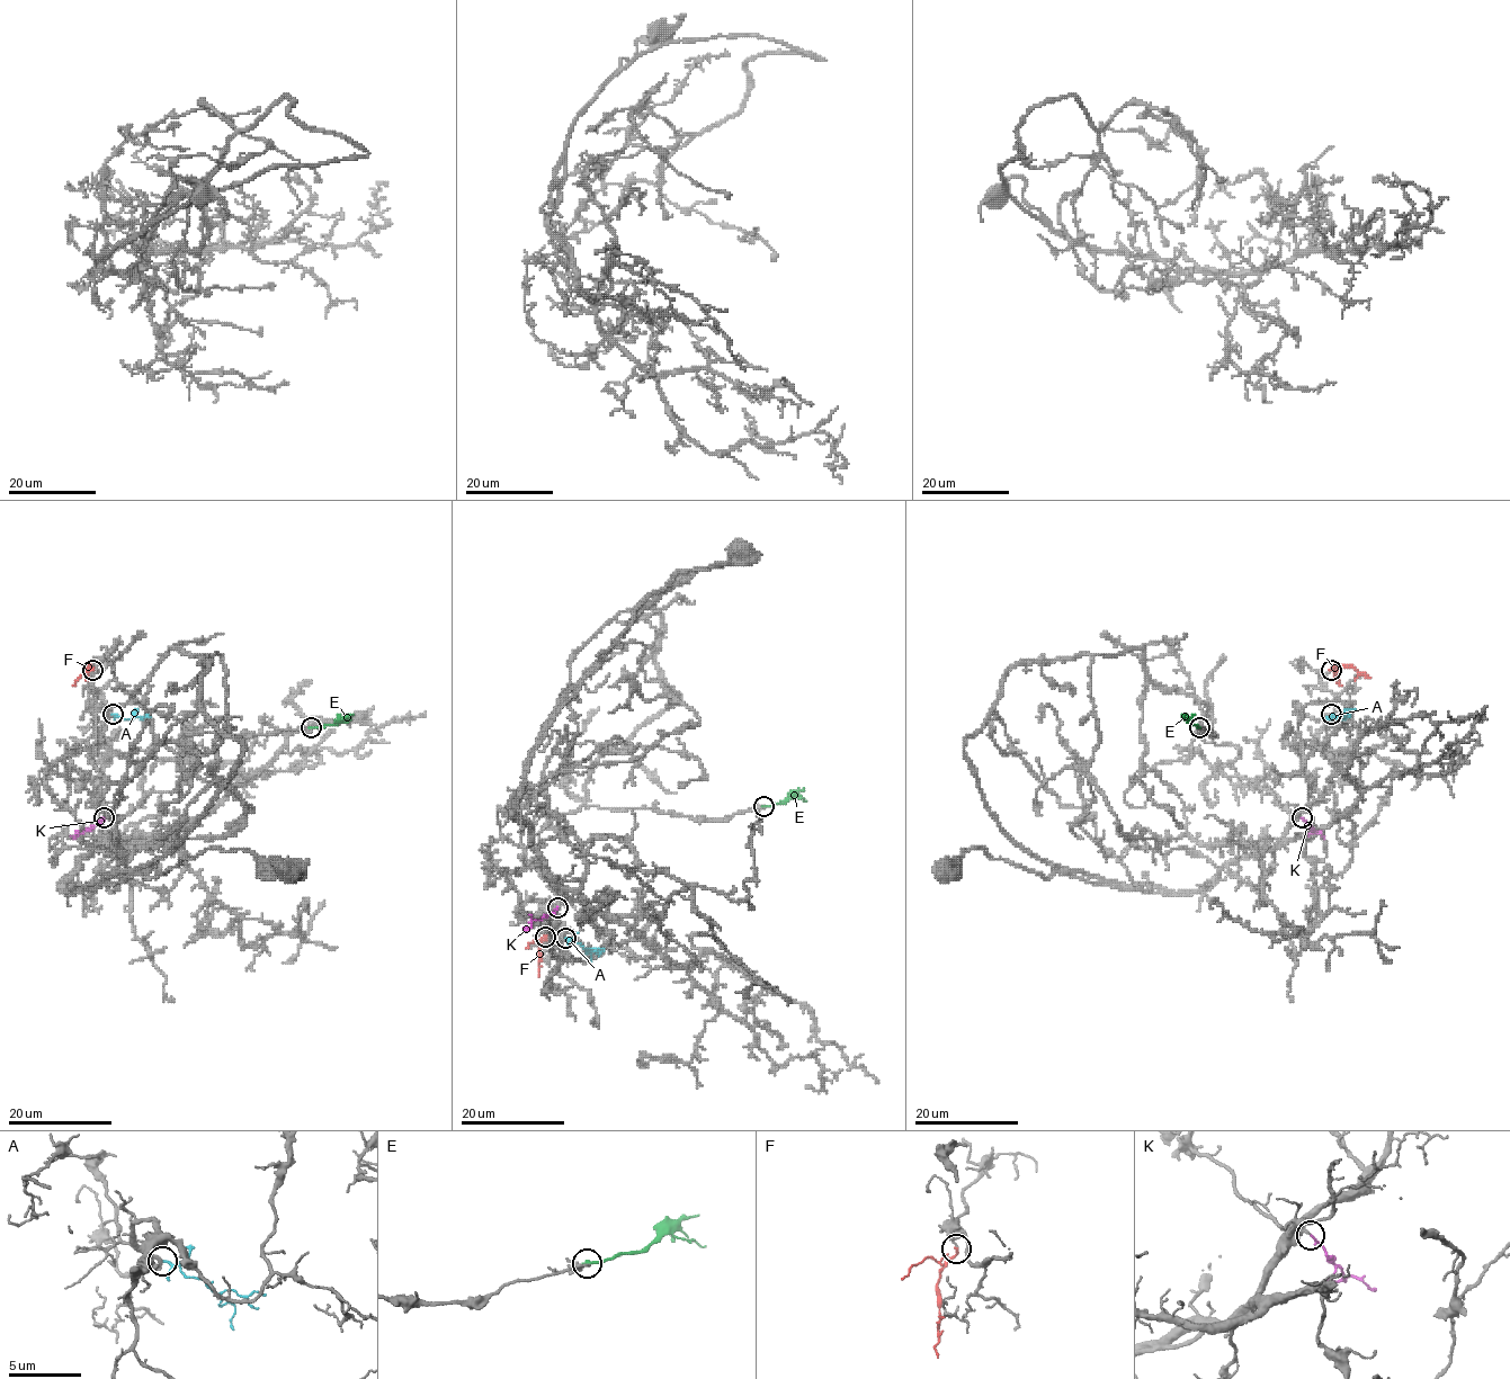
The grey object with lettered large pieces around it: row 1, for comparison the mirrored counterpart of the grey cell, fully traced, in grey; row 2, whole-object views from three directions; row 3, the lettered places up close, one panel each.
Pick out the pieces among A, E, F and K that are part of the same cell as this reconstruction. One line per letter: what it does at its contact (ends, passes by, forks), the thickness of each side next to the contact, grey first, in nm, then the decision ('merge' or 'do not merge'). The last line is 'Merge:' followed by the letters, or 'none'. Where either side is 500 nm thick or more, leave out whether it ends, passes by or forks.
A: it passes by; calibres 220 and 130 nm; do not merge
E: it ends; calibres 440 and 200 nm; do not merge
F: it ends; calibres 150 and 170 nm; merge
K: it ends; calibres 320 and 170 nm; merge
Merge: F, K

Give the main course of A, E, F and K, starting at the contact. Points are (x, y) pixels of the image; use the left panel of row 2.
A: (113, 715), (132, 718), (139, 709)
E: (311, 727), (331, 725), (354, 715)
F: (92, 669), (87, 665), (87, 679)
K: (105, 817), (98, 825), (71, 835)

